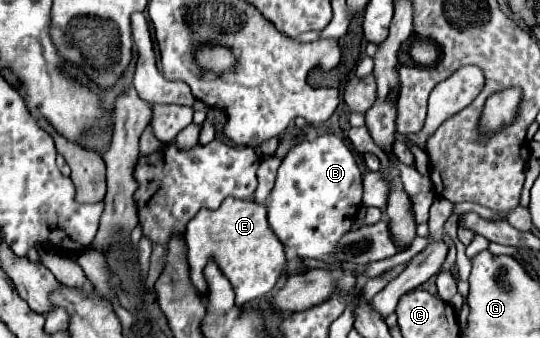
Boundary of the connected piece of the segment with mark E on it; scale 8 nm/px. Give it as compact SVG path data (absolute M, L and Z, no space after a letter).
M227 197L219 209L209 211L201 209L187 225L185 231L187 241L187 259L189 259L189 273L193 285L203 295L207 291L207 283L203 277L203 267L207 265L209 257L215 257L223 275L231 281L237 305L243 305L251 299L257 299L269 293L279 275L285 271L287 257L285 247L273 235L267 223L267 207L253 199L235 199Z

